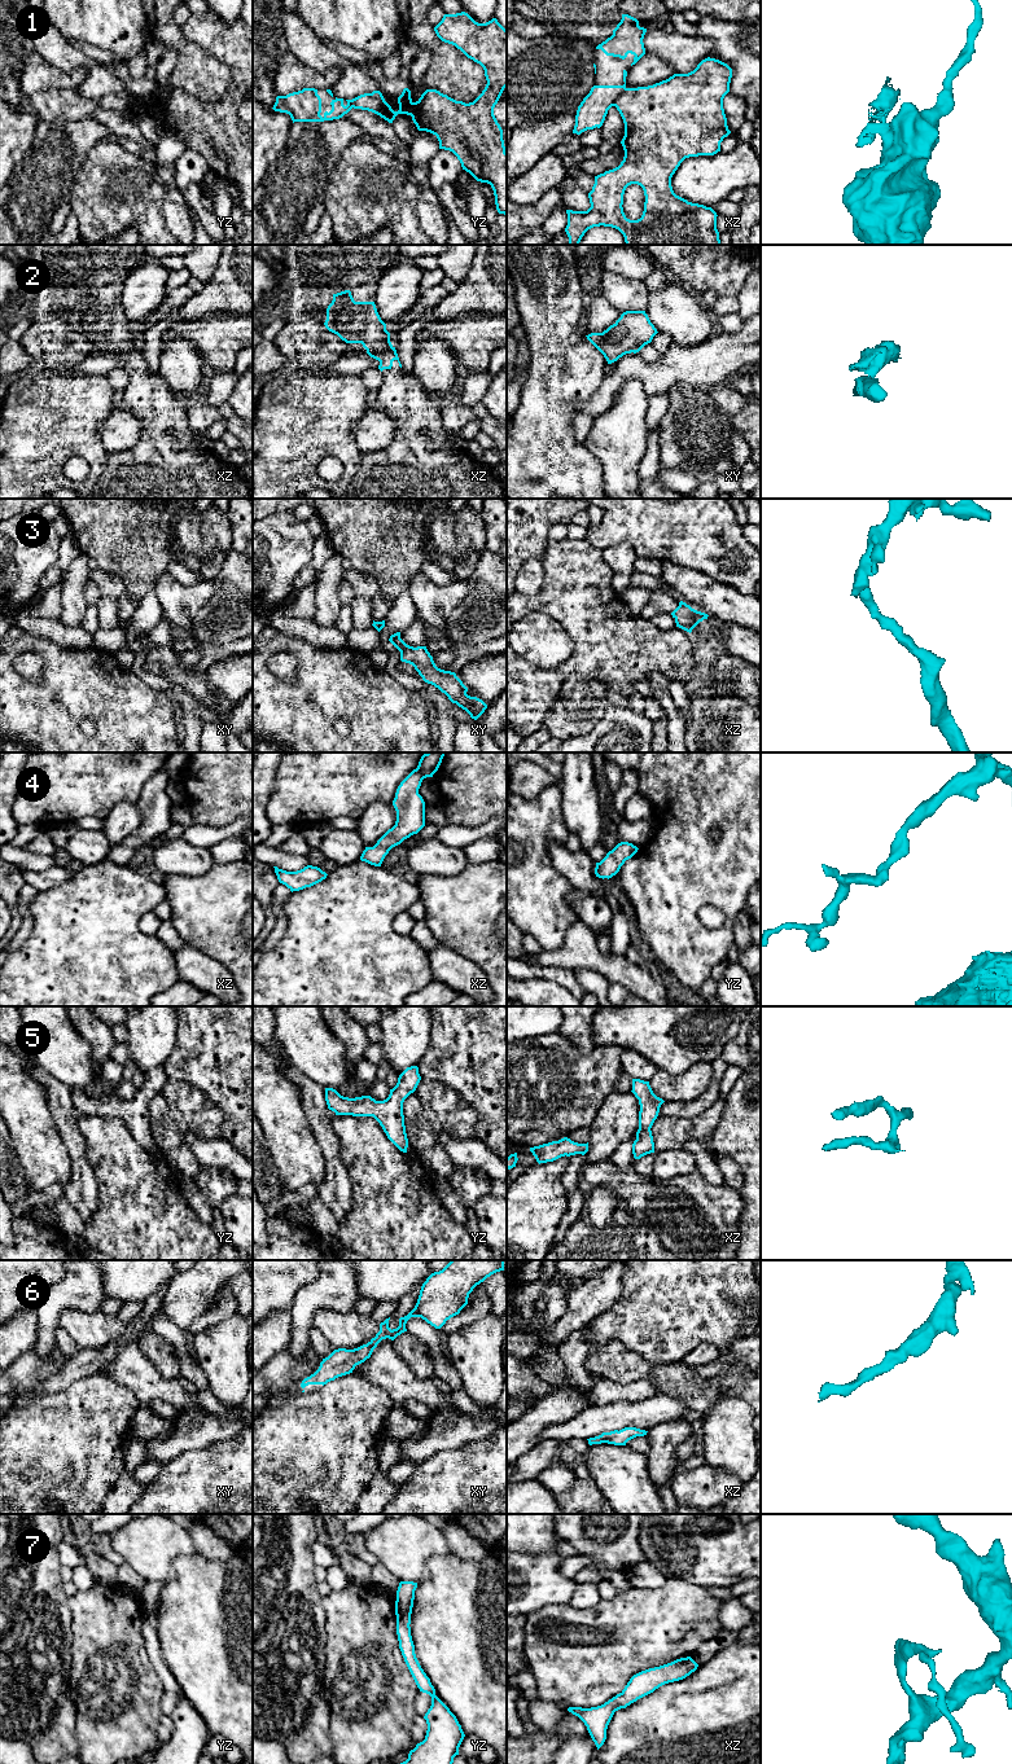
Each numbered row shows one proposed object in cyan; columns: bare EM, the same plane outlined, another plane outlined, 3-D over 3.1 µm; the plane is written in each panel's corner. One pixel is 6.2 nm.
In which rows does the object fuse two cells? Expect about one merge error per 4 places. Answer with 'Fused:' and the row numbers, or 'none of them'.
Fused: 1

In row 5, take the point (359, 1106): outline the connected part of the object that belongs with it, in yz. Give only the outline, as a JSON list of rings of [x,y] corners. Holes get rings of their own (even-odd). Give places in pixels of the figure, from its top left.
[[[417,1066],[407,1067],[398,1078],[397,1085],[384,1101],[376,1101],[371,1096],[349,1098],[341,1096],[333,1088],[325,1088],[328,1109],[336,1115],[373,1116],[387,1138],[403,1153],[407,1153],[408,1138],[404,1125],[403,1102],[416,1091],[421,1076]]]

